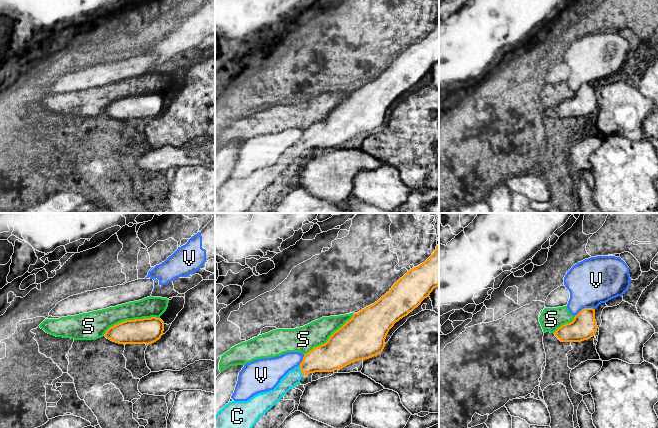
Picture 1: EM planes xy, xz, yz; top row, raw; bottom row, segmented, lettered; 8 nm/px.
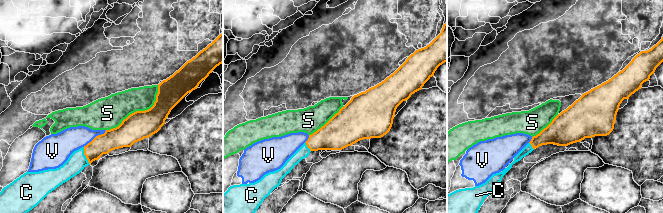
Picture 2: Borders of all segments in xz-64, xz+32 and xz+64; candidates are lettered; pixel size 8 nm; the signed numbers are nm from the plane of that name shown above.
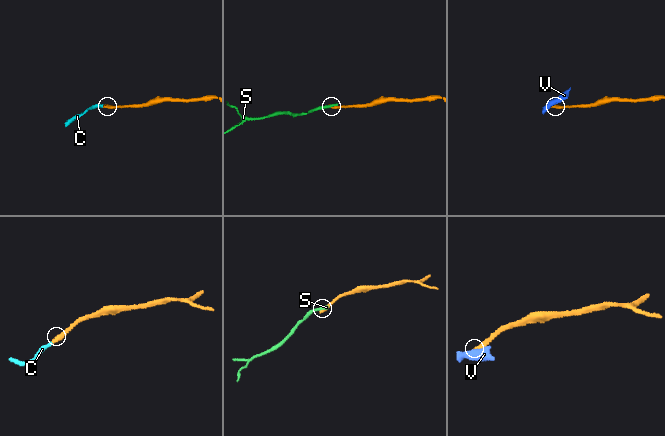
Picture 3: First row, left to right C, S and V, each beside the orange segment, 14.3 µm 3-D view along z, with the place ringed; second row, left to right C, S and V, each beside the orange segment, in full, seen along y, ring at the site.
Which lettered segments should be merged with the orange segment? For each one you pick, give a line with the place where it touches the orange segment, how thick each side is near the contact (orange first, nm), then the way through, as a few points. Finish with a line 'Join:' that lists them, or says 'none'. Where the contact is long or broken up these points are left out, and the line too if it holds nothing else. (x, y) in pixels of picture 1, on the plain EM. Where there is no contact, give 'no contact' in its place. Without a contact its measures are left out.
C: meets orange in xz at (300, 145); 240 nm thick on the orange side, 120 nm on the other; runs through xz (328, 133), (315, 136), (300, 145), (292, 154)
Join: C

